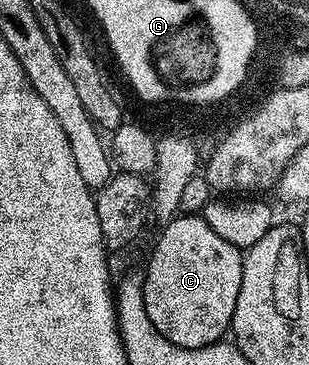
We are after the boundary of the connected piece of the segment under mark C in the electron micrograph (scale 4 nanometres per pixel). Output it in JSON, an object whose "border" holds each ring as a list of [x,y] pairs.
{"border":[[[178,214],[164,225],[161,237],[149,256],[149,265],[143,268],[143,302],[147,302],[147,314],[155,330],[163,334],[175,346],[202,348],[216,344],[230,331],[239,298],[239,286],[243,278],[243,252],[231,242],[219,238],[211,226],[197,214]]]}

